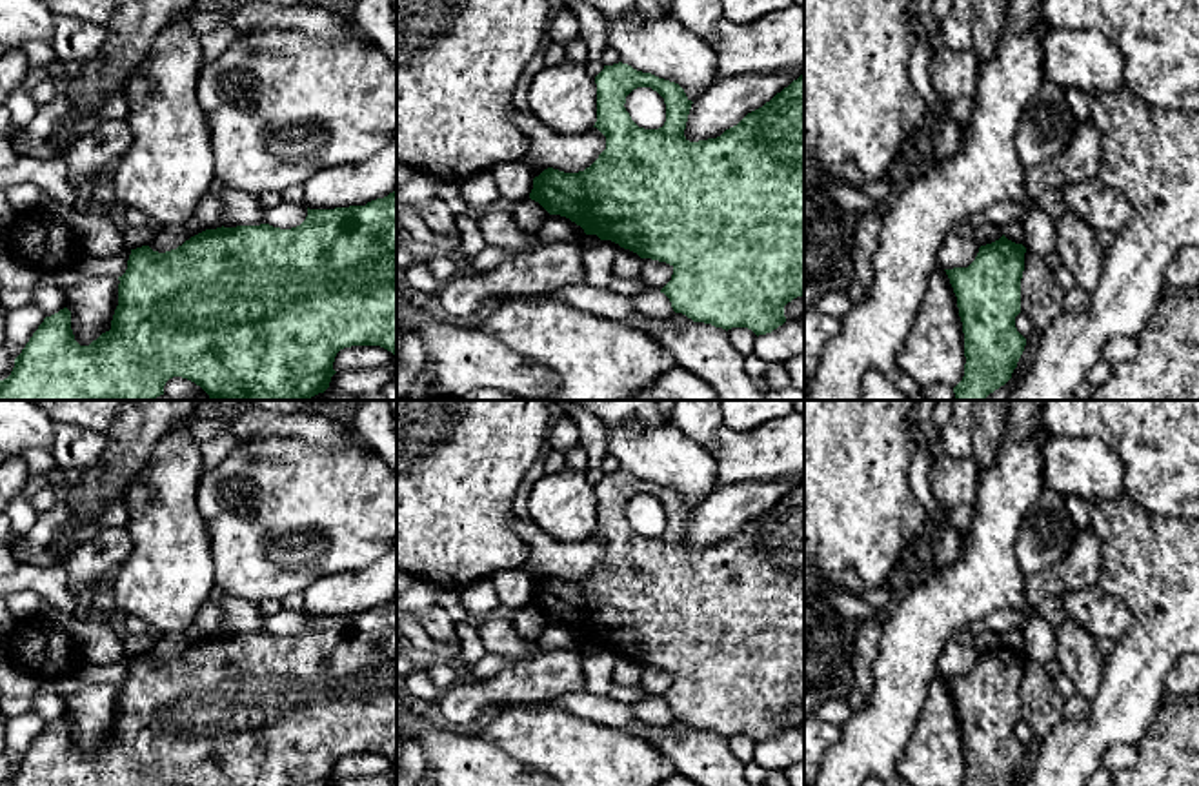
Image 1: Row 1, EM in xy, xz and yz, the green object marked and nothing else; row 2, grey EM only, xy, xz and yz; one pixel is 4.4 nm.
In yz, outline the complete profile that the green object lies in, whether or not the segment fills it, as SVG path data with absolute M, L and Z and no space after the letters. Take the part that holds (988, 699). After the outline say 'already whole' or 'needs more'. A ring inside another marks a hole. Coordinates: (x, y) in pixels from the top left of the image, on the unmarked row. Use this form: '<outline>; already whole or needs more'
M1004 642L979 655L968 675L944 677L957 704L964 741L962 786L1012 786L1026 746L1015 735L1021 720L1023 651Z; already whole

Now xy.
M397 599L366 613L335 617L309 617L306 628L291 637L260 633L237 633L206 637L176 657L158 660L149 653L131 657L127 677L118 684L118 713L111 737L102 741L89 753L80 753L71 737L71 719L67 715L45 724L33 741L22 761L15 766L15 775L7 786L331 786L335 764L351 753L380 753L397 761Z; already whole

